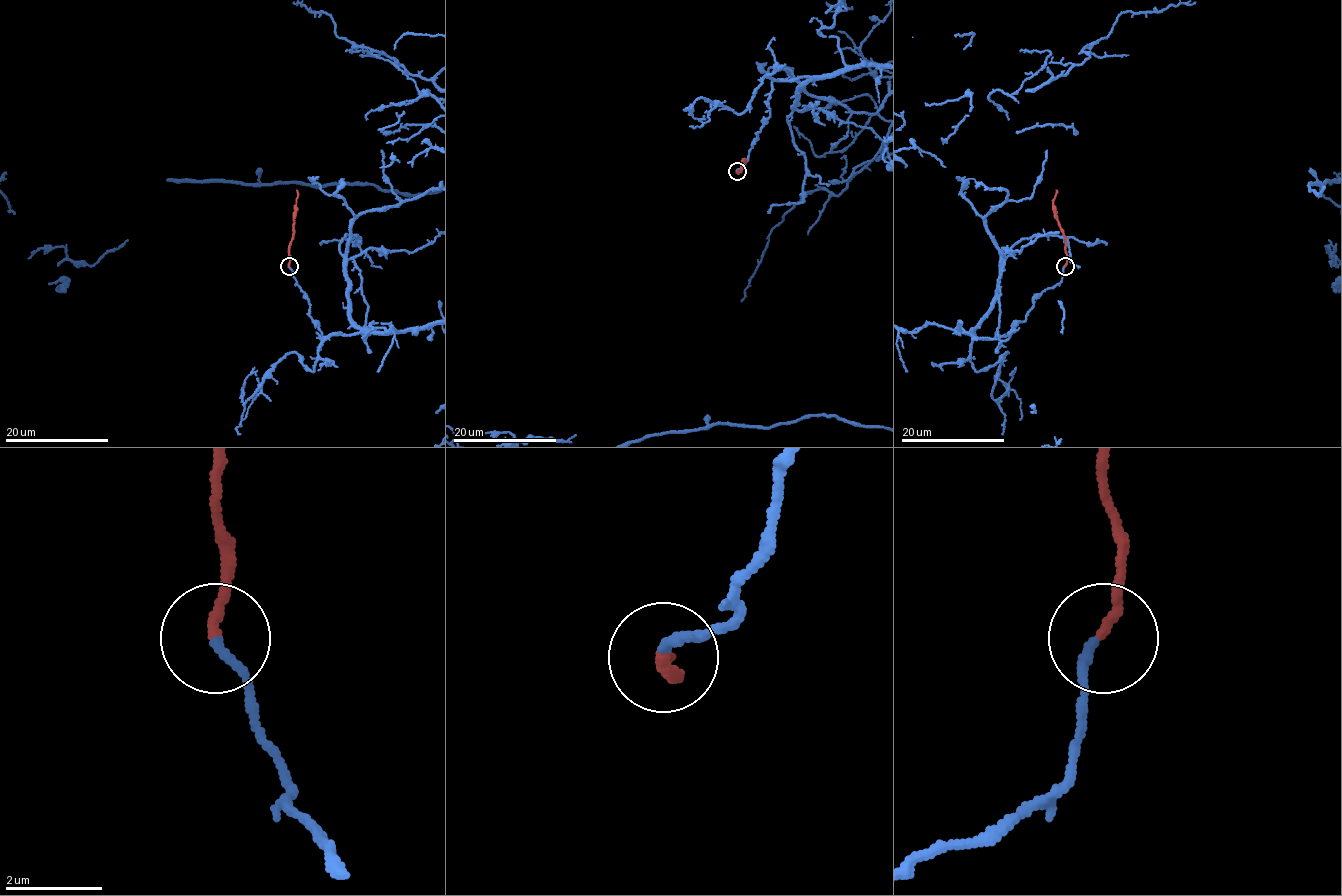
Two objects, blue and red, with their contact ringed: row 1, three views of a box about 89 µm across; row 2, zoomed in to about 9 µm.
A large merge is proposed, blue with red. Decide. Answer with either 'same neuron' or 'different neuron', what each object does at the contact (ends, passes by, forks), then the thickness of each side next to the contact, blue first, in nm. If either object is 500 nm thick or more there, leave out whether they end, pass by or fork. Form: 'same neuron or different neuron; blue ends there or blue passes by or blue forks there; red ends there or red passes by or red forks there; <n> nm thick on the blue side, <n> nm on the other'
same neuron; blue ends there; red ends there; 190 nm thick on the blue side, 200 nm on the other

